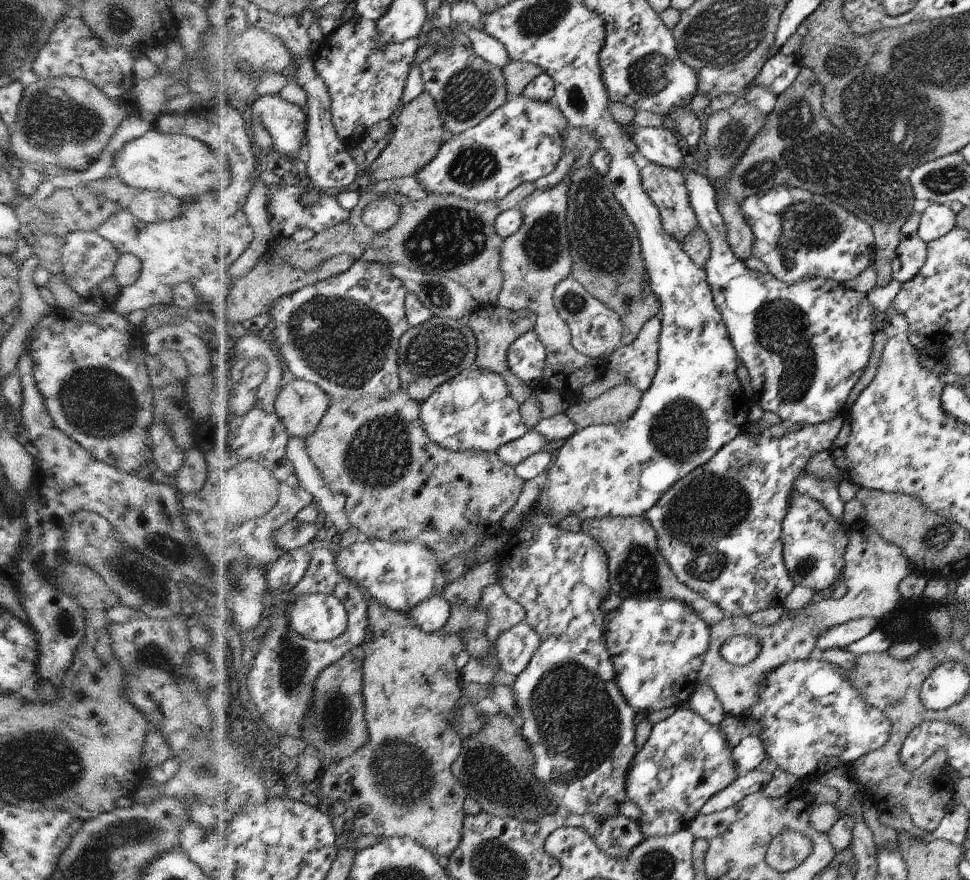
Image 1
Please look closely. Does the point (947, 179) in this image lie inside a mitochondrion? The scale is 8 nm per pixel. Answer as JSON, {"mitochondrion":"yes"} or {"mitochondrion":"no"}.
{"mitochondrion":"yes"}

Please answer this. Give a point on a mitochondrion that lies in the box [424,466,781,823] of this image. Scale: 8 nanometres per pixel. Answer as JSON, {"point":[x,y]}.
{"point":[580,725]}

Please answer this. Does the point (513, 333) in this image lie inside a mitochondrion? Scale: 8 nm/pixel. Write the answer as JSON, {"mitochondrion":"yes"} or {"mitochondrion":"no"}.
{"mitochondrion":"no"}

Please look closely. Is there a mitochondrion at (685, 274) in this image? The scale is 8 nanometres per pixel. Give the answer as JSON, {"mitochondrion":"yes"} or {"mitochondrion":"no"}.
{"mitochondrion":"no"}

